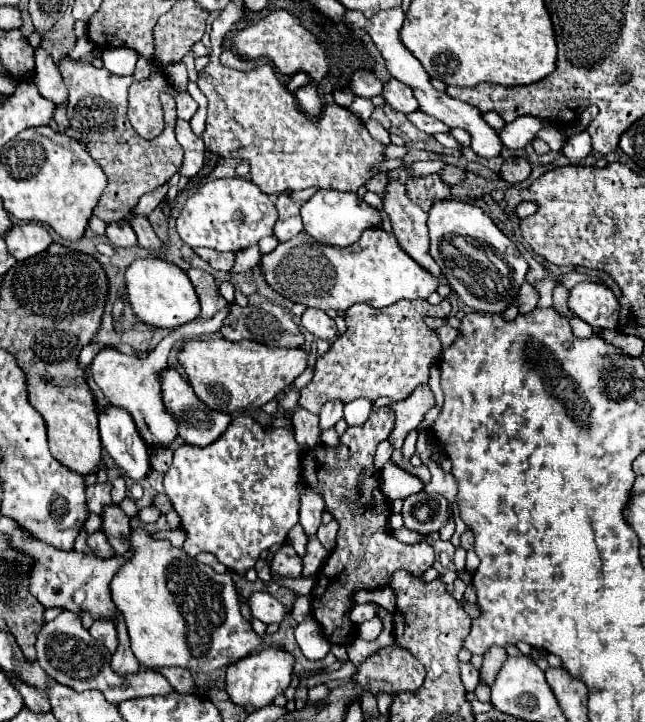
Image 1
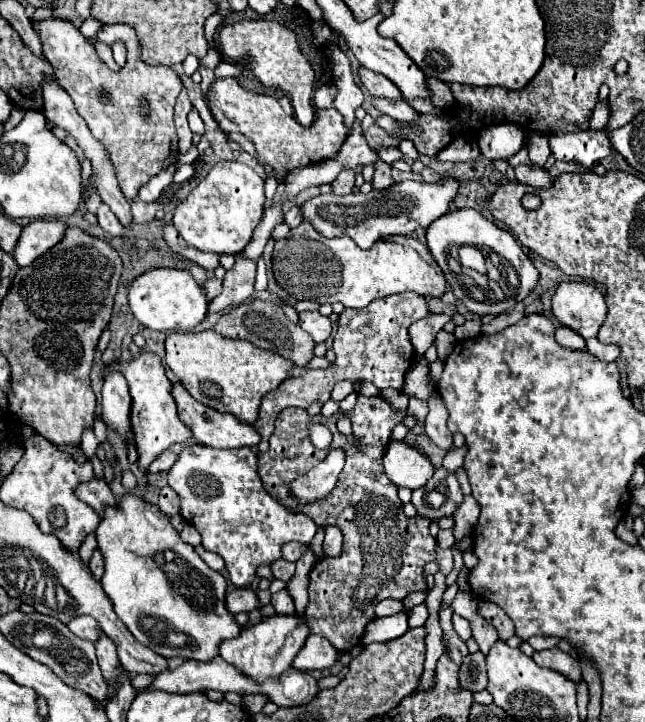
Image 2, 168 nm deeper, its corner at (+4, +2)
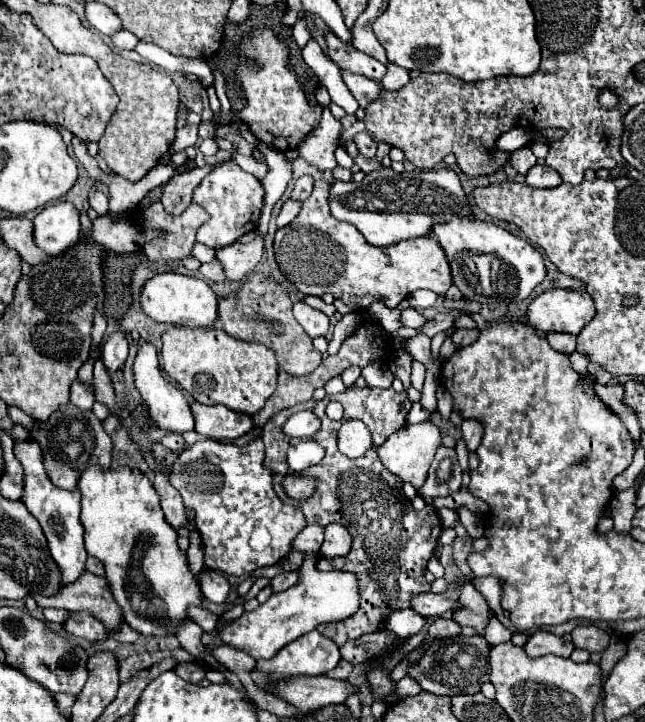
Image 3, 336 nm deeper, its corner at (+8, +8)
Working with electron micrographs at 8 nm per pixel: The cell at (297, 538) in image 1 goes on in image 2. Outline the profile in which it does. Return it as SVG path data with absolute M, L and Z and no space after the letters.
M279 559L271 564L273 578L279 578L283 582L289 582L293 578L293 572L295 572L295 564L289 564L289 562L285 562L283 559Z

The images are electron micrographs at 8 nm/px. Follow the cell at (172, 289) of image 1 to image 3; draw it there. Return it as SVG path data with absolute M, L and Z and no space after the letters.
M173 272L157 274L147 280L141 294L141 306L143 312L155 322L167 322L185 328L213 328L217 322L217 294L207 286L207 282Z

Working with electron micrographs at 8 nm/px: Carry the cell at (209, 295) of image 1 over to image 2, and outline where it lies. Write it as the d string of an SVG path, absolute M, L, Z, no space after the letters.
M209 278L205 284L203 284L203 292L207 296L207 300L211 302L215 296L221 294L221 282L217 278Z

